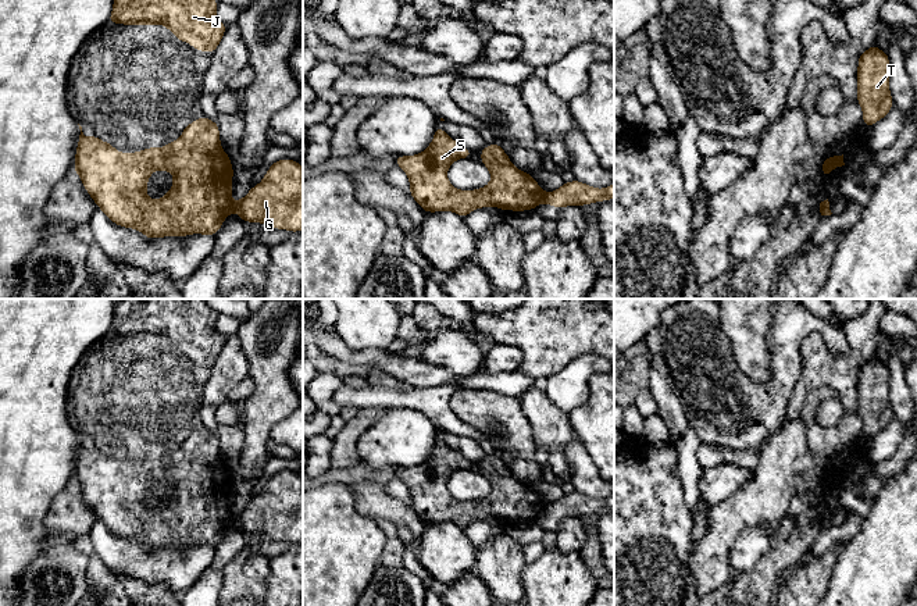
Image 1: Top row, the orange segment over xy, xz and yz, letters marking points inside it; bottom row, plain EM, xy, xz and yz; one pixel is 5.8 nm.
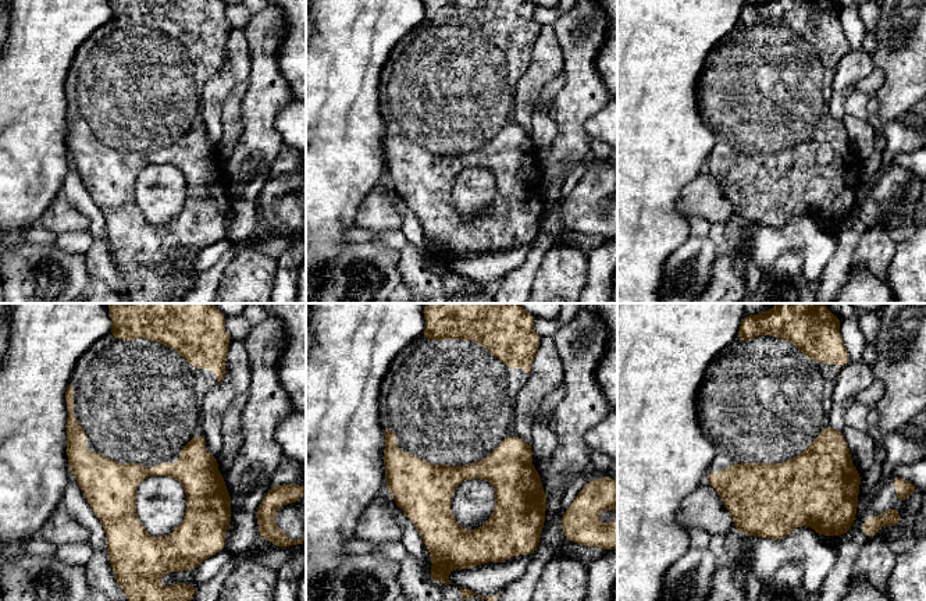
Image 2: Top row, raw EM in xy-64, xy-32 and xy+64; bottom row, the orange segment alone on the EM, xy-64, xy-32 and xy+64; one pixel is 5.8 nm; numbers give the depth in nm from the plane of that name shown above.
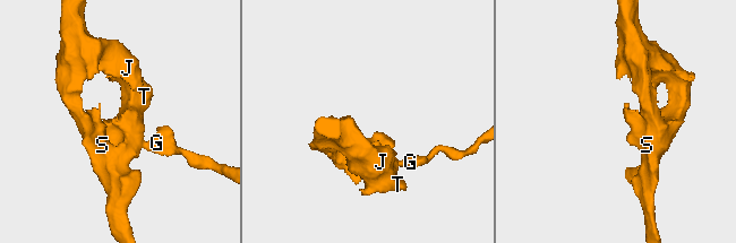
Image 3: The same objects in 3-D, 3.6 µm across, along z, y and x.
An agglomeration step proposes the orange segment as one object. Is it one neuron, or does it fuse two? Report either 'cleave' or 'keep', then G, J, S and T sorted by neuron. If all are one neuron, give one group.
cleave; G / J S T

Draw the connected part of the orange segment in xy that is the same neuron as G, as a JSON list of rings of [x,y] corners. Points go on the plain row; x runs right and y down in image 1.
[[[290,470],[274,473],[263,492],[232,518],[243,534],[303,542],[303,478]]]

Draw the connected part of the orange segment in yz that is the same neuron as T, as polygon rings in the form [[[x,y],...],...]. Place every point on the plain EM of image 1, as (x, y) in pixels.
[[[875,354],[859,366],[856,411],[863,421],[866,441],[886,428],[893,418],[889,379],[886,363],[878,360]]]

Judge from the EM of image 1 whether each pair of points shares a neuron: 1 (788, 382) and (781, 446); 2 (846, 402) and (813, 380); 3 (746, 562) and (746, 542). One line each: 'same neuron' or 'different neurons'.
1: different neurons
2: same neuron
3: same neuron

